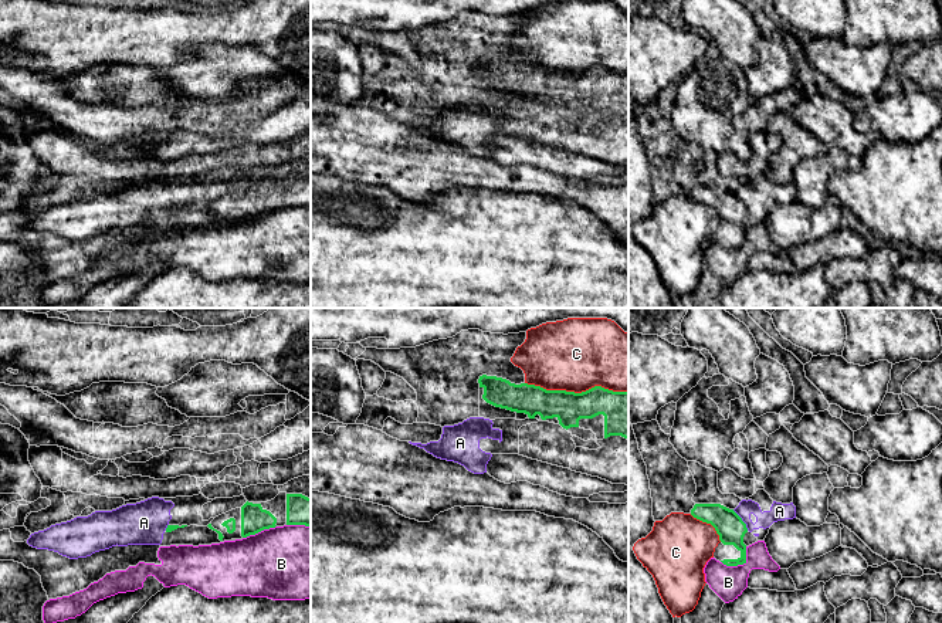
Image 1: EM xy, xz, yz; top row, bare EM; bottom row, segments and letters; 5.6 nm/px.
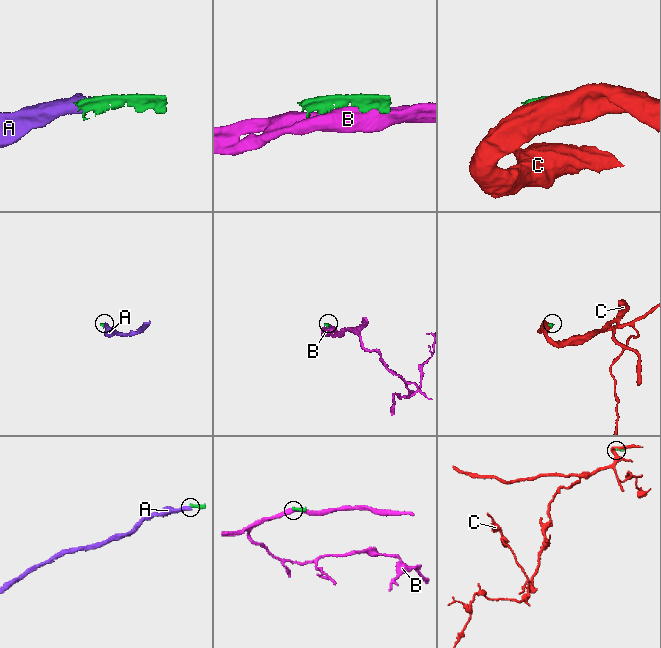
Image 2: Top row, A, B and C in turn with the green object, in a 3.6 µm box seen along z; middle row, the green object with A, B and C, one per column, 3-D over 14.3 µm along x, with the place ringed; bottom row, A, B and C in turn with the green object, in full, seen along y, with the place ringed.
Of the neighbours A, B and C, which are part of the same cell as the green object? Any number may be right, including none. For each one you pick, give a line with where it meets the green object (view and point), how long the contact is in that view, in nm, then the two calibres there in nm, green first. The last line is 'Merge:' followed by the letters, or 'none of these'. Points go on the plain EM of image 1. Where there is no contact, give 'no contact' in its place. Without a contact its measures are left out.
Merge: none of these

